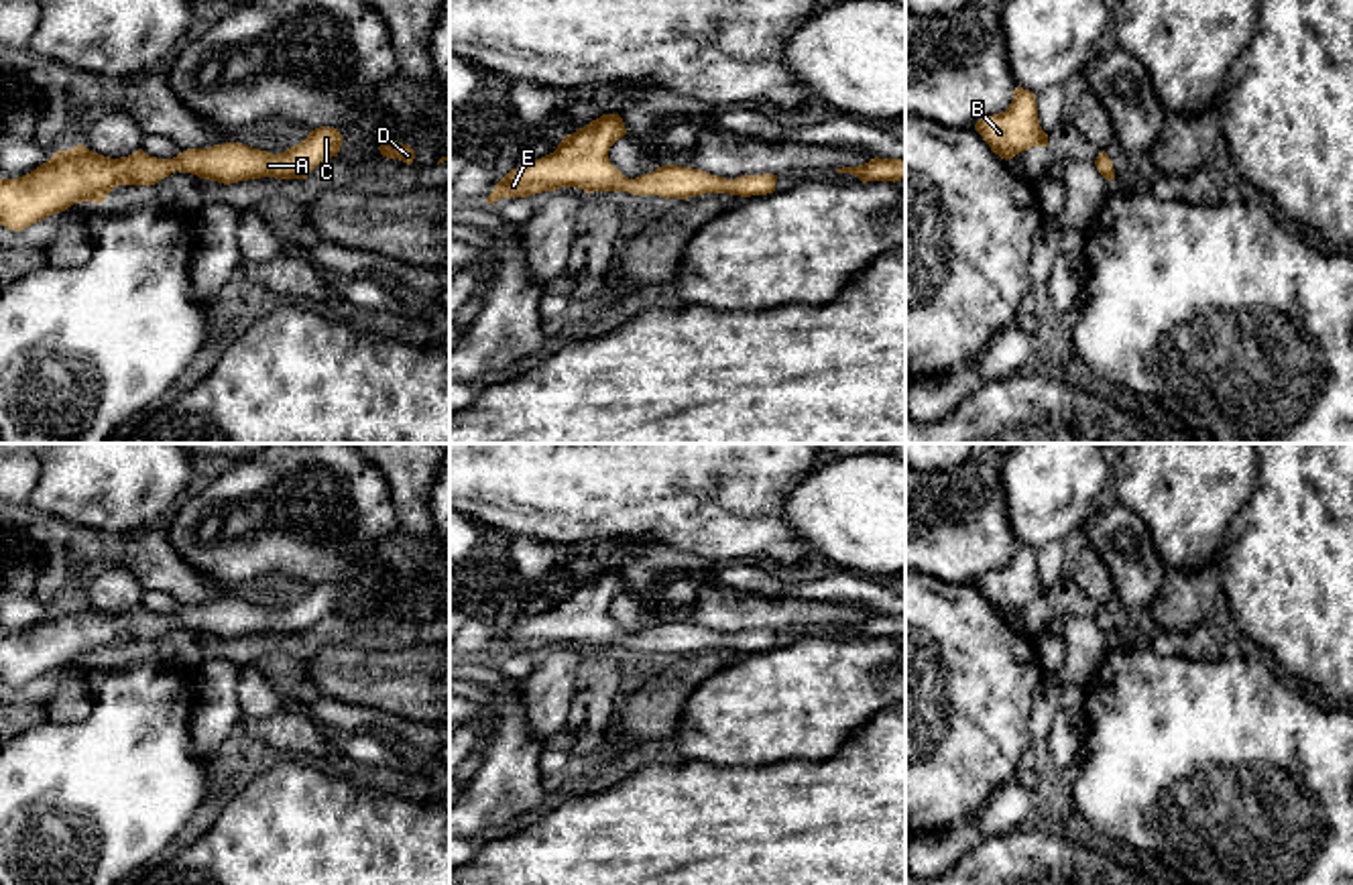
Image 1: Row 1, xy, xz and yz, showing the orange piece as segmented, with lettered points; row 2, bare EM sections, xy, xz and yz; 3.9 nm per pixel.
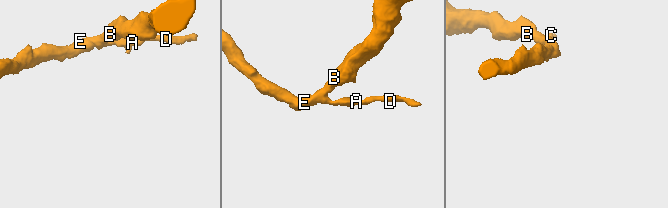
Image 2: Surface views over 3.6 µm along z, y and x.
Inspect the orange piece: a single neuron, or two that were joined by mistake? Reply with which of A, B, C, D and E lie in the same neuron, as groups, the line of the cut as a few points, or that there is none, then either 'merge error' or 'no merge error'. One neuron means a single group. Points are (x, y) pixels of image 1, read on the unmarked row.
A B C D E | no cut | no merge error

